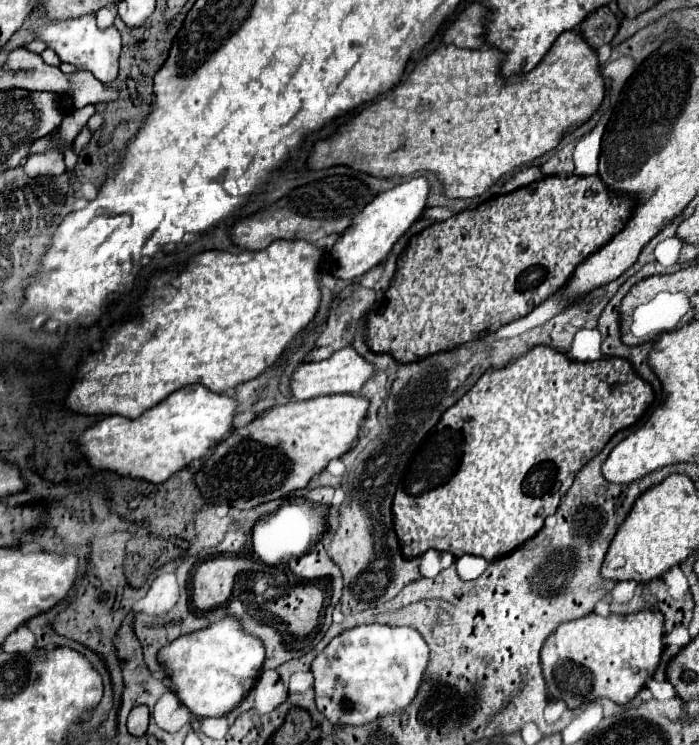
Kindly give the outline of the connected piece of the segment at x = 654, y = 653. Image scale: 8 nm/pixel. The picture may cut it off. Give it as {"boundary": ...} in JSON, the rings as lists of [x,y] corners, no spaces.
{"boundary":[[[642,611],[636,615],[608,615],[600,617],[590,613],[582,619],[560,625],[542,647],[542,675],[552,699],[564,699],[568,709],[578,709],[600,697],[614,701],[616,705],[628,705],[634,695],[654,677],[660,655],[664,651],[664,617],[658,611]]]}

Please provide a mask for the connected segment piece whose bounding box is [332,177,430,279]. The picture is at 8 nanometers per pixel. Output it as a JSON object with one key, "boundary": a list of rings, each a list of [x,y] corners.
{"boundary":[[[414,177],[408,179],[380,195],[376,195],[374,201],[370,201],[362,213],[358,213],[350,227],[344,231],[340,241],[336,241],[332,255],[338,263],[338,267],[332,271],[334,277],[340,279],[354,279],[370,271],[374,265],[386,259],[386,255],[392,251],[396,241],[422,217],[422,213],[428,209],[428,193],[430,193],[430,181],[426,177]]]}

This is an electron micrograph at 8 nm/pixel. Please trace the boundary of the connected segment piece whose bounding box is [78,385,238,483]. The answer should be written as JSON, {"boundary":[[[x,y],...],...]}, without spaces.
{"boundary":[[[204,385],[178,389],[162,403],[136,419],[112,415],[86,429],[78,443],[90,465],[96,469],[110,469],[126,477],[164,483],[190,461],[212,451],[232,429],[238,401],[232,395],[214,393]]]}

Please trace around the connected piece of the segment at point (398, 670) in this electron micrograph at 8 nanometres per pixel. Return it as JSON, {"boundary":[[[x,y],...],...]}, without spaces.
{"boundary":[[[380,623],[348,629],[336,635],[312,661],[316,705],[336,727],[366,725],[402,713],[418,695],[428,659],[430,649],[416,629]]]}

